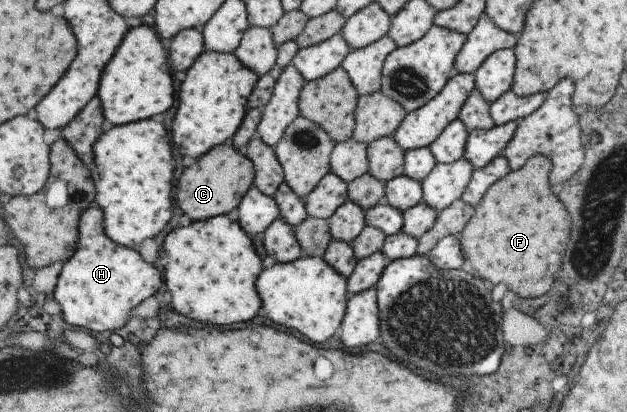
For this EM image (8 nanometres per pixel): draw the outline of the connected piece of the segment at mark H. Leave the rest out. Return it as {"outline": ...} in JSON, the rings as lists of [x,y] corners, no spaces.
{"outline":[[[98,206],[82,216],[82,244],[77,247],[78,252],[65,260],[52,298],[61,304],[64,320],[70,327],[88,332],[120,328],[137,304],[152,296],[163,282],[157,266],[142,260],[135,249],[116,244],[106,236],[103,212]]]}

